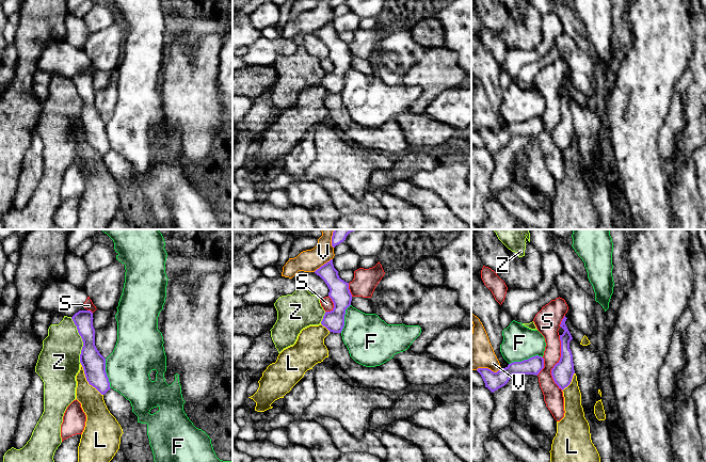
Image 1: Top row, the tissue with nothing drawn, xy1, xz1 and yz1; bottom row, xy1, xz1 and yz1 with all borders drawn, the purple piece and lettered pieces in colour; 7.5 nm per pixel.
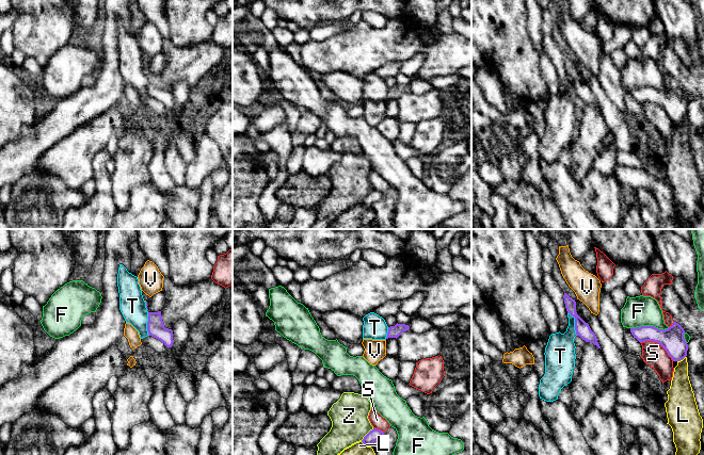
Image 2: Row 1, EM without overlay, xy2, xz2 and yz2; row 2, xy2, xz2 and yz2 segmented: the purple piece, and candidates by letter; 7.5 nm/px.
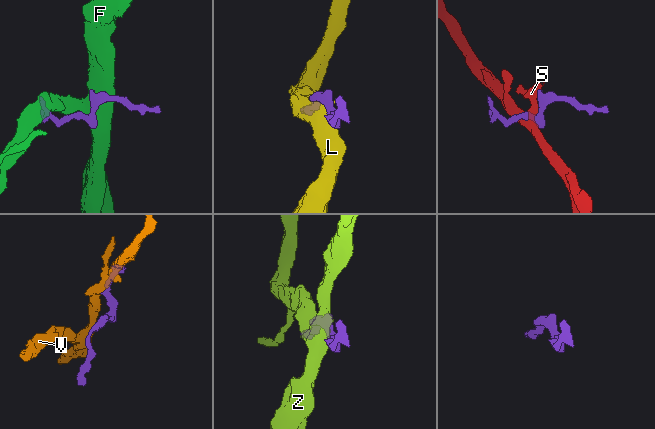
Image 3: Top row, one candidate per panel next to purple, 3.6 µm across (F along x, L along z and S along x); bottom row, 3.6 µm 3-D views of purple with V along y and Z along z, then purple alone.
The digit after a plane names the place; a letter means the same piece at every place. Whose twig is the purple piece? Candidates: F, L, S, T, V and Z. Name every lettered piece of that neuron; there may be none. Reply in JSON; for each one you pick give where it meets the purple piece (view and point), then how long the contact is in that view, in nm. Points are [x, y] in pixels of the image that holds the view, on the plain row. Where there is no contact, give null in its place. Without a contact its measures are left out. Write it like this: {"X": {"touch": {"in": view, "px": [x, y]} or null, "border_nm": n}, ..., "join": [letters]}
{"join": []}

